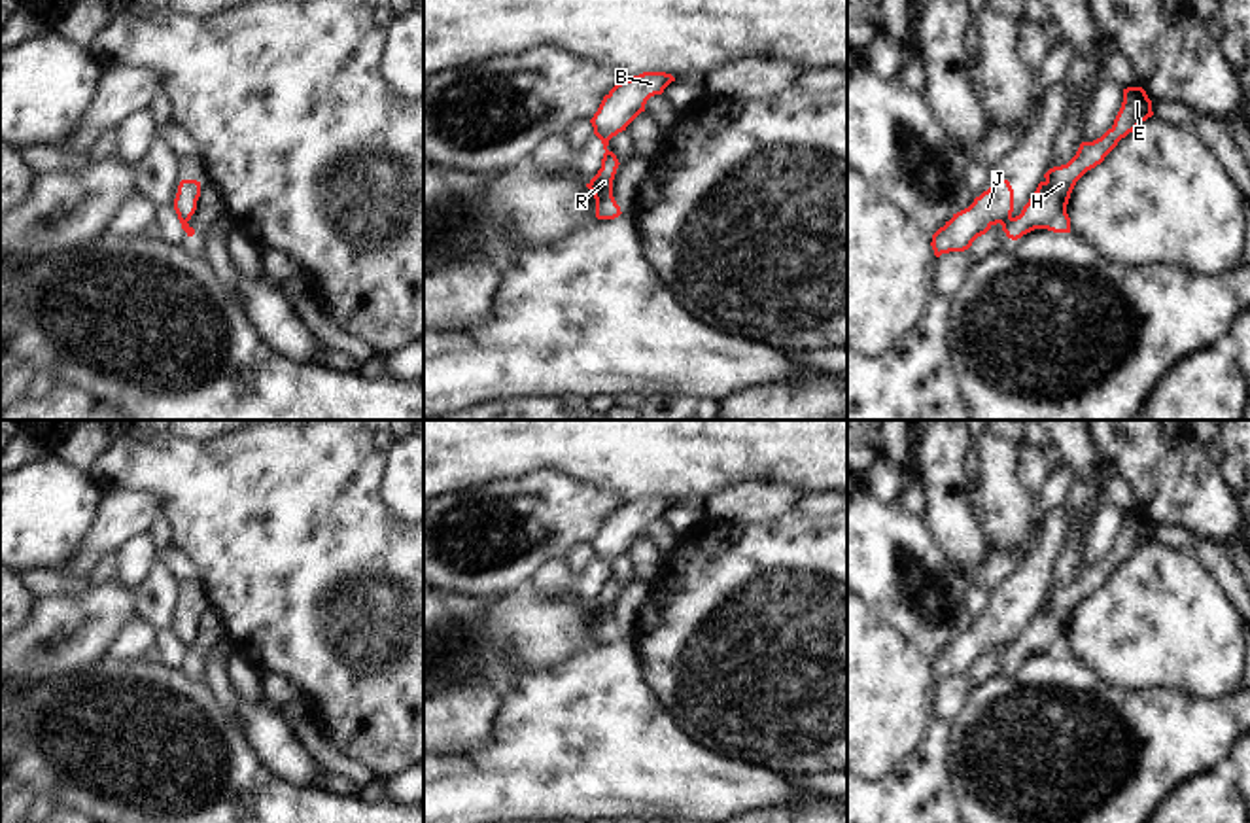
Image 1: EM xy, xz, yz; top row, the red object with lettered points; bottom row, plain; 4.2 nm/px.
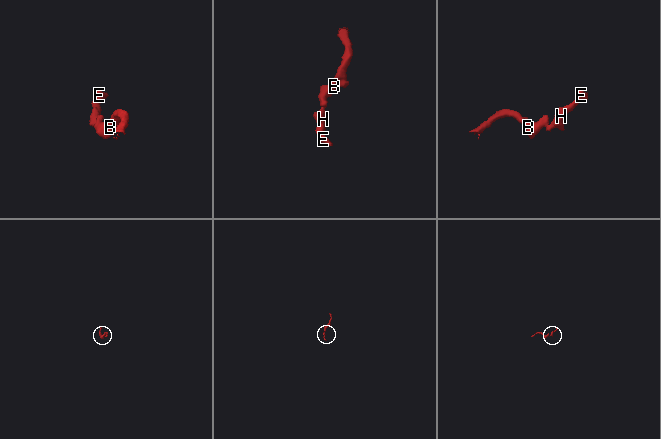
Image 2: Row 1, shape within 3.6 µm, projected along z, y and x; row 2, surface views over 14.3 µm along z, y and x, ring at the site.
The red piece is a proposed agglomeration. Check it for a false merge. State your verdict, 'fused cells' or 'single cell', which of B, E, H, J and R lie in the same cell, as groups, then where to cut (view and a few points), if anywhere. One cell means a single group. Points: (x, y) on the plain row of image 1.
fused cells; groups B J / E H R; cut yz (1010, 640), (1001, 647)

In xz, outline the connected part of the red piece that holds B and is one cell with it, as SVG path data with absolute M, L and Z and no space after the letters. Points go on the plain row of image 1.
M643 496L622 503L603 520L590 547L605 575L609 575L609 564L626 554L626 551L645 535L647 524L654 518L662 518L671 505L675 505L671 498Z

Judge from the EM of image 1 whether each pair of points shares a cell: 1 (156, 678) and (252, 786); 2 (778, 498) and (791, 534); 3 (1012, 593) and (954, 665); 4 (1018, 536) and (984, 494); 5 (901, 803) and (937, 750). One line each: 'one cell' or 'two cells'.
1: one cell
2: two cells
3: one cell
4: one cell
5: one cell

